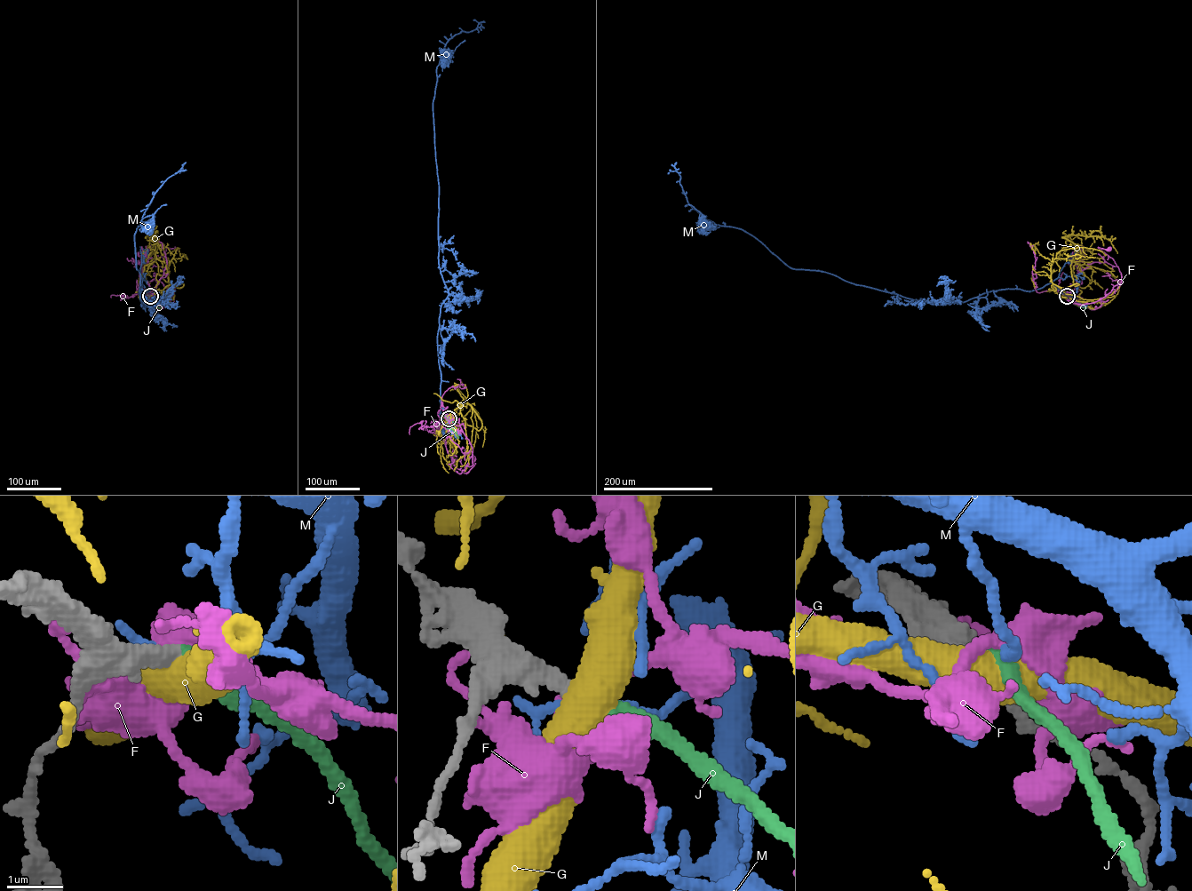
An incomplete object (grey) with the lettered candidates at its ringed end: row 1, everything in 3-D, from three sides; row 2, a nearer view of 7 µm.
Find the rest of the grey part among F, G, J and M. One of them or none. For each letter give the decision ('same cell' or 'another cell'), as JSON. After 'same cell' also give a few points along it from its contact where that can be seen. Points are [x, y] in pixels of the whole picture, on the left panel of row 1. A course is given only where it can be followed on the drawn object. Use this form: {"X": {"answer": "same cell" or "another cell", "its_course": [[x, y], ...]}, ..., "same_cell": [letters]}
{"F": {"answer": "another cell"}, "G": {"answer": "another cell"}, "J": {"answer": "same cell", "its_course": [[149, 296], [157, 307], [144, 298]]}, "M": {"answer": "another cell"}, "same_cell": ["J"]}

